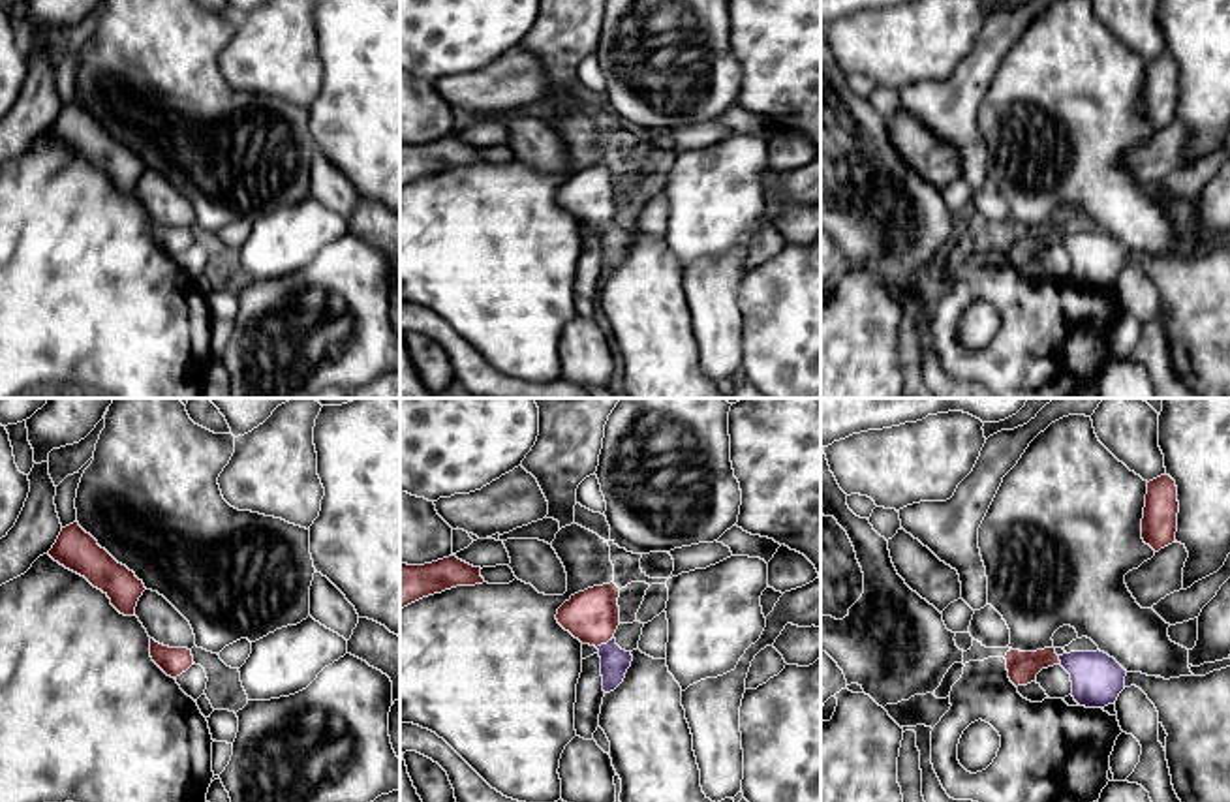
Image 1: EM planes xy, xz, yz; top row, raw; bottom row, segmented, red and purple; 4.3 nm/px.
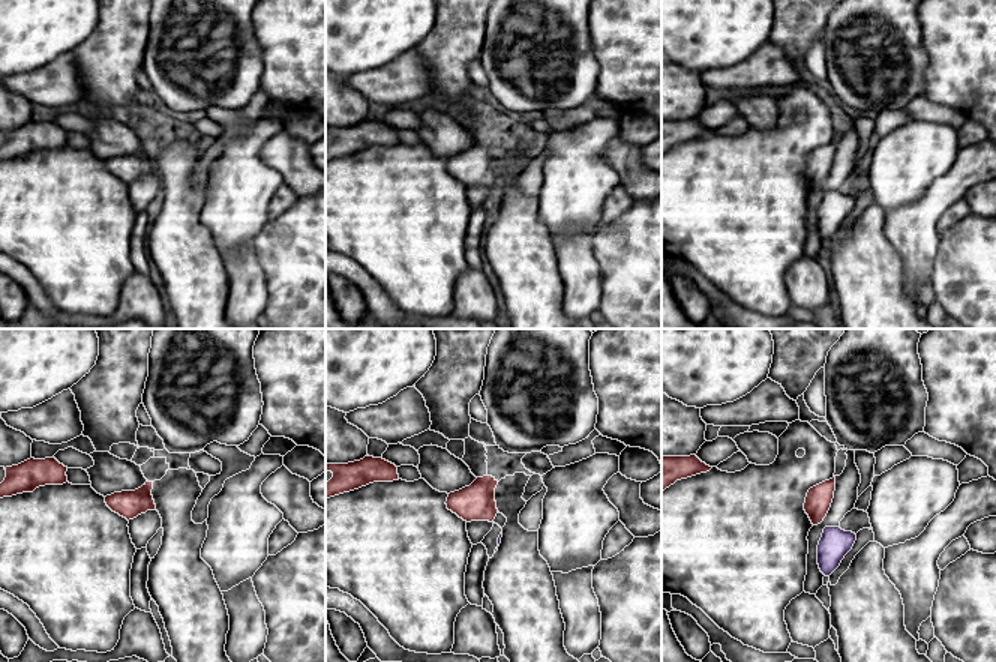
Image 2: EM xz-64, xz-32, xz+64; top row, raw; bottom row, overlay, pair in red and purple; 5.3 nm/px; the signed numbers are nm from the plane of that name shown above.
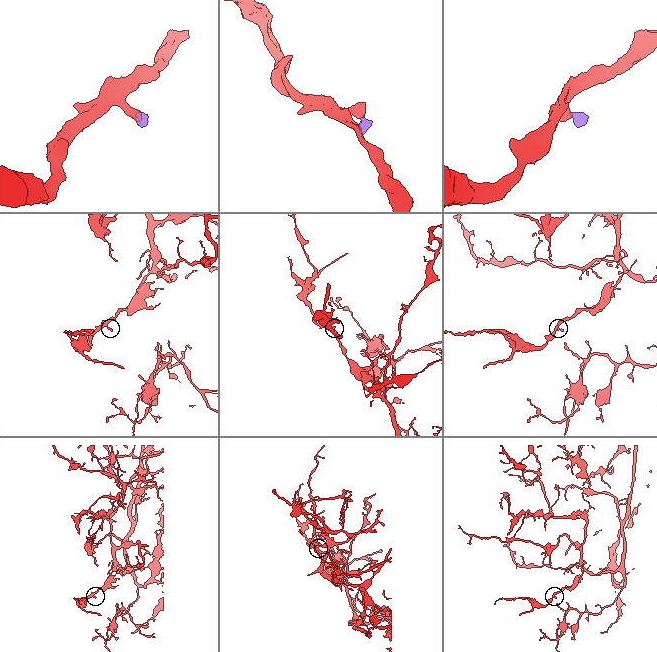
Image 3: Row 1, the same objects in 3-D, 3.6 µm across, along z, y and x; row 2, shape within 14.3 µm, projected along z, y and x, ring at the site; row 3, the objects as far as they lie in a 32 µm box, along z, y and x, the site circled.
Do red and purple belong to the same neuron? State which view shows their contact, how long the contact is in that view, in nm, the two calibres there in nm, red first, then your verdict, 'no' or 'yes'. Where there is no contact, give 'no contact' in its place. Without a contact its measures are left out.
xz | 90 nm | 240/130 nm | yes

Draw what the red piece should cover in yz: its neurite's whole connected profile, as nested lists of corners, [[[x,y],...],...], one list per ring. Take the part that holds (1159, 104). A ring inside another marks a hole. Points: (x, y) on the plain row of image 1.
[[[1166,53],[1149,60],[1142,98],[1142,118],[1155,131],[1176,122],[1177,92],[1176,60]]]

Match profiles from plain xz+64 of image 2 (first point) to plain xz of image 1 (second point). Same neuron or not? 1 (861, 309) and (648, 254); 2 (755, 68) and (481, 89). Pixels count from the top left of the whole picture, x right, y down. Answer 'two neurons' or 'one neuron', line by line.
1: one neuron
2: one neuron

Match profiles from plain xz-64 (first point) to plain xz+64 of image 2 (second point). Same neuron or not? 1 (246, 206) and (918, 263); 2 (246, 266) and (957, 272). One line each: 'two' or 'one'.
1: two
2: two

